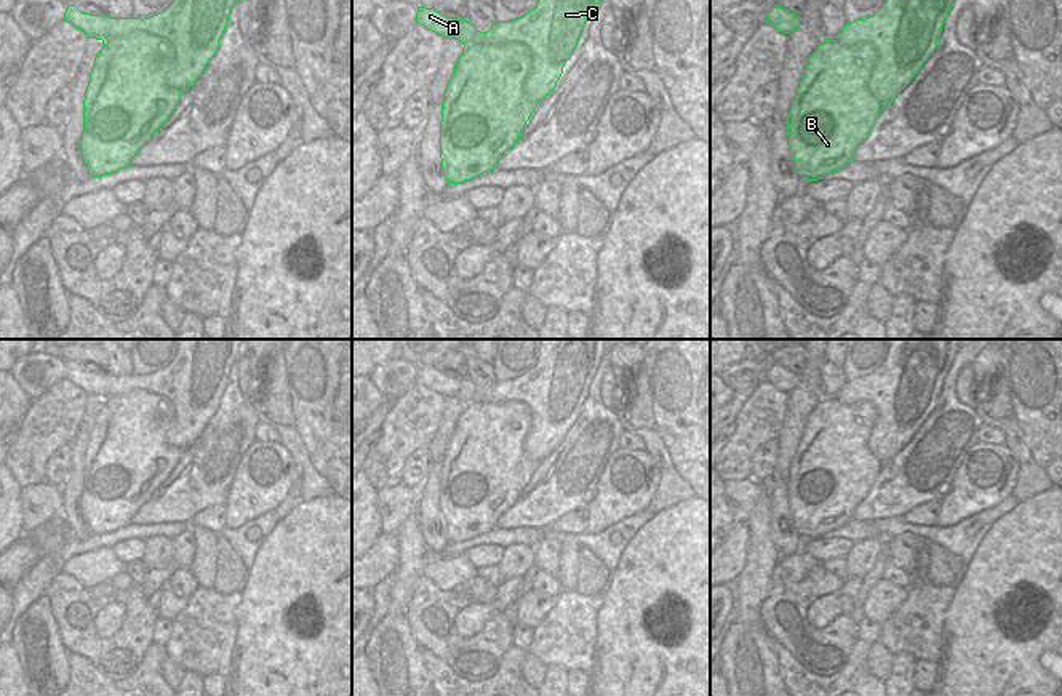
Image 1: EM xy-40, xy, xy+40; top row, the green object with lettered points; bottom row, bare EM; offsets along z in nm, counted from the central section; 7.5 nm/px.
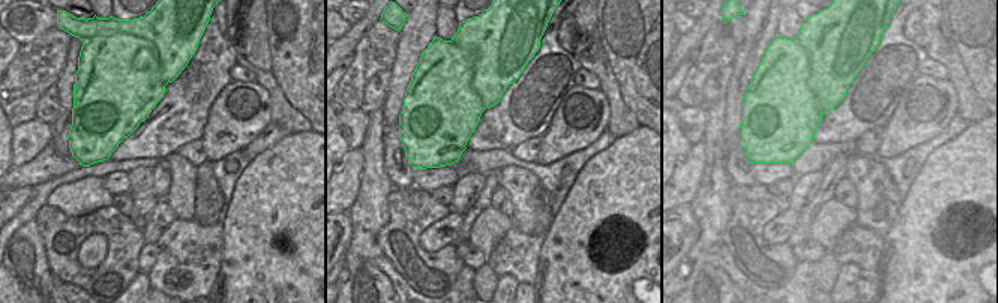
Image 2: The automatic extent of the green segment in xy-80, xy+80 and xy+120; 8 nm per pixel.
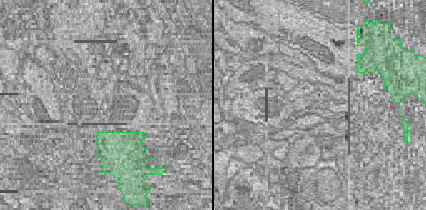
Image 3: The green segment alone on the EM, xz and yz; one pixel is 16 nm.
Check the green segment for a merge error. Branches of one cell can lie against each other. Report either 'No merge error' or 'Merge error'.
Merge error.

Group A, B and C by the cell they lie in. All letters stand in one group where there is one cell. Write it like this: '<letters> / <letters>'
A B / C

